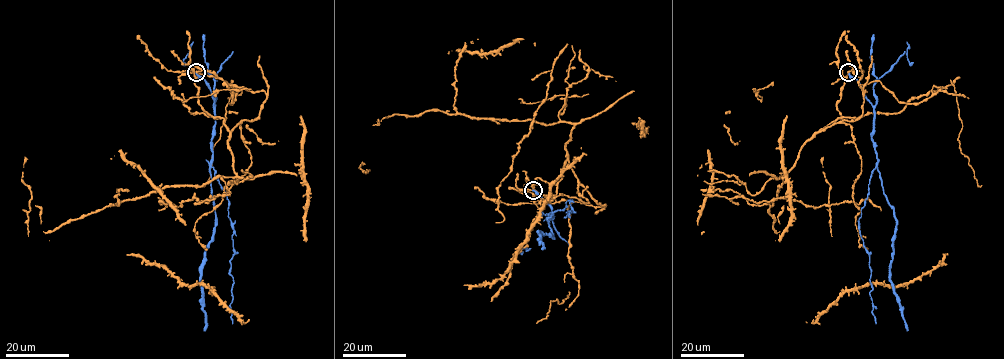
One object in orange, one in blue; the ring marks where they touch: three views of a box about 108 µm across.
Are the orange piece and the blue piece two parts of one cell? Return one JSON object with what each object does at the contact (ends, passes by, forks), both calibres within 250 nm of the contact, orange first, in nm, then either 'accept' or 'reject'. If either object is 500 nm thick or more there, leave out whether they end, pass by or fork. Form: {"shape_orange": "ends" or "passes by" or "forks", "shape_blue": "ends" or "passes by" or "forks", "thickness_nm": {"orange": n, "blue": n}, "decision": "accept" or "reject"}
{"shape_orange": "forks", "shape_blue": "ends", "thickness_nm": {"orange": 240, "blue": 400}, "decision": "reject"}

